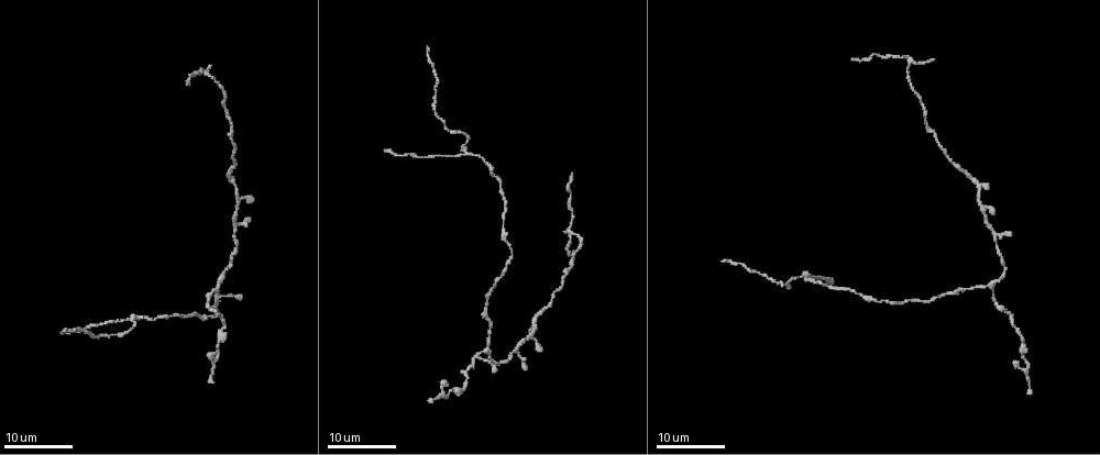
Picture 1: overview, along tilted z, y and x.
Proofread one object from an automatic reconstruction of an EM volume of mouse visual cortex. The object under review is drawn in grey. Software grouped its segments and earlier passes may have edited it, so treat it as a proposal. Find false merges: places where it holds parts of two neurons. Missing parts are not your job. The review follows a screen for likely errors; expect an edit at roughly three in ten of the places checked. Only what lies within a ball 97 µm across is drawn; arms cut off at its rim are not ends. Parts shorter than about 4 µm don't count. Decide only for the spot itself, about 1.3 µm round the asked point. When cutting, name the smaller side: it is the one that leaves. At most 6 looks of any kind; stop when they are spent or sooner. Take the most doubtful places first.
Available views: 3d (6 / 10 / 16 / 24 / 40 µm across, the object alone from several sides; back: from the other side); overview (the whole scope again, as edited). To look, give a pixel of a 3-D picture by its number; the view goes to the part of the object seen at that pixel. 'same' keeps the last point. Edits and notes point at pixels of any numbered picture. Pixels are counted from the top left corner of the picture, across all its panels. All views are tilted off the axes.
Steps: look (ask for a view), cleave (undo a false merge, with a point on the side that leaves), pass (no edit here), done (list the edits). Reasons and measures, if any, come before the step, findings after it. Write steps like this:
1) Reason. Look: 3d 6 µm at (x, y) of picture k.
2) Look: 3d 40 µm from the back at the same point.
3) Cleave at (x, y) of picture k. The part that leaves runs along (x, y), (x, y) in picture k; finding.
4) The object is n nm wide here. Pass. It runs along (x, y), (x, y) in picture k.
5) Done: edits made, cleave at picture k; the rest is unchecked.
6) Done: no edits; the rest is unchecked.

Three-way junction. Look: 3d 24 µm at (137, 319) of picture 1.

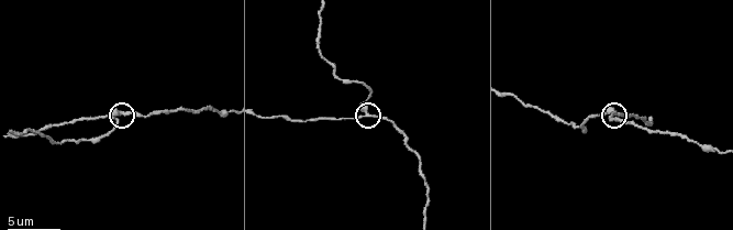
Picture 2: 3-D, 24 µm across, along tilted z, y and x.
Closer look. Look: 3d 10 µm at (367, 114) of picture 2.

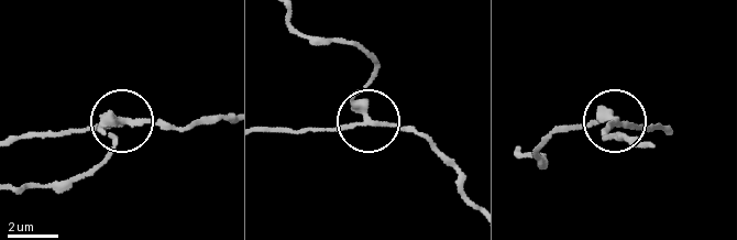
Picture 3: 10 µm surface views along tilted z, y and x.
The side arm is 14 µm long. Cleave at (337, 129) of picture 3. The part that leaves runs along (369, 126), (263, 129) in picture 3; a second neuron is stuck on.

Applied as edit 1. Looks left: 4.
Three-way junction. Look: 3d 24 µm at (485, 350) of picture 1.

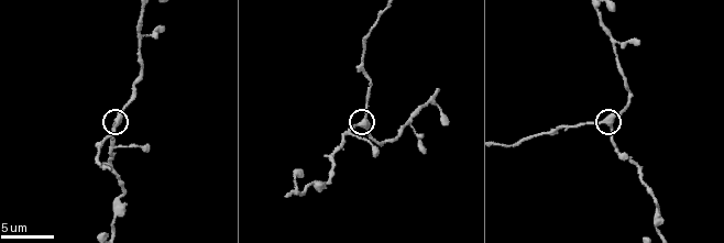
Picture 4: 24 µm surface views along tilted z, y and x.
Closer look. Look: 3d 10 µm at (611, 125) of picture 4.

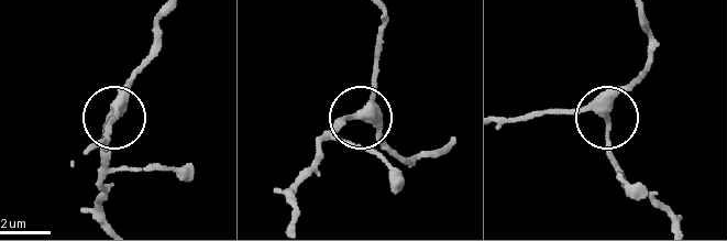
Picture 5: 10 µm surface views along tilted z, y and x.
The object is 290 nm wide here. Pass. It runs along (376, 56), (370, 102), (325, 132) in picture 5; all the same neuron.

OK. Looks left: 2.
Calibre changes. Look: 3d 16 µm at (905, 56) of picture 1.

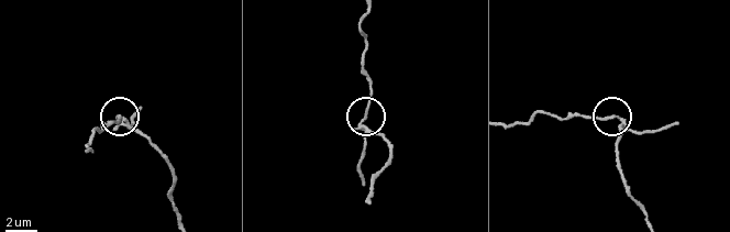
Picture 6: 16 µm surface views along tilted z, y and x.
Closer look. Look: 3d 10 µm at (366, 115) of picture 6.

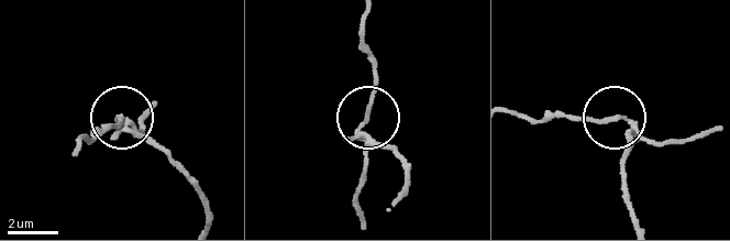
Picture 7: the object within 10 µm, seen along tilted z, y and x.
Cleave at (362, 176) of picture 7. The part that leaves runs along (363, 133), (374, 90), (366, 17) in picture 7; two neurons meet here.

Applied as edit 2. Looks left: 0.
Done: edits made, cleave at picture 3, cleave at picture 7; the rest is unchecked.

